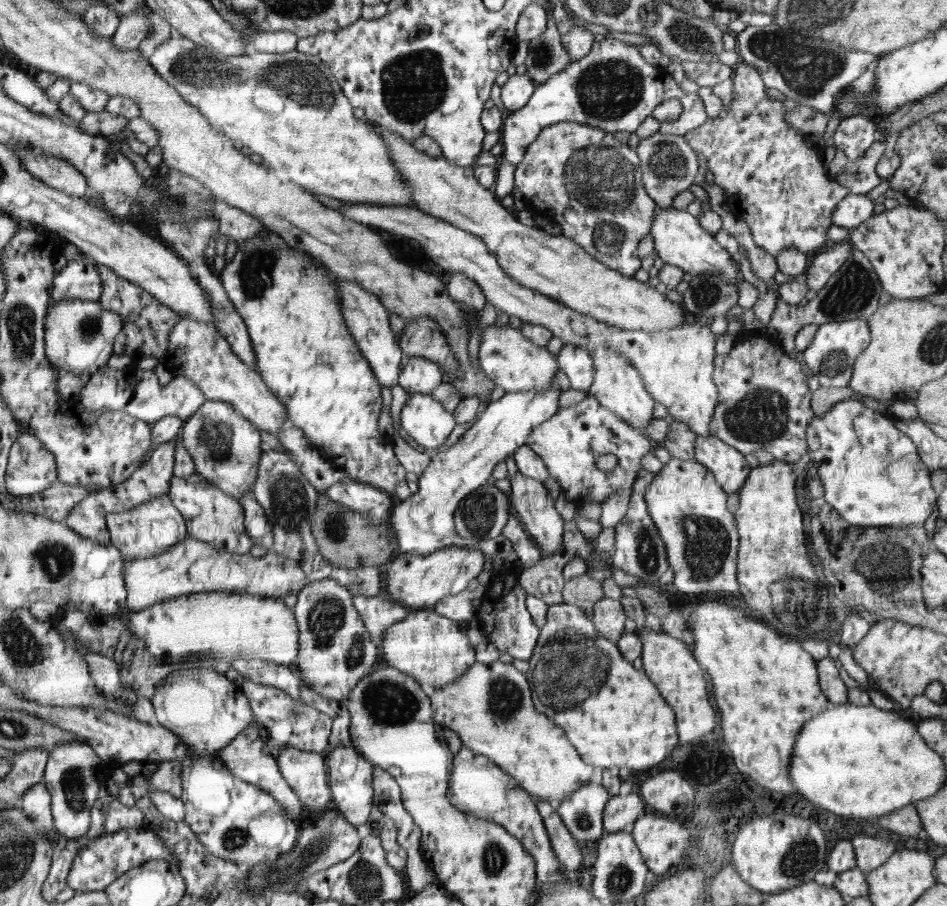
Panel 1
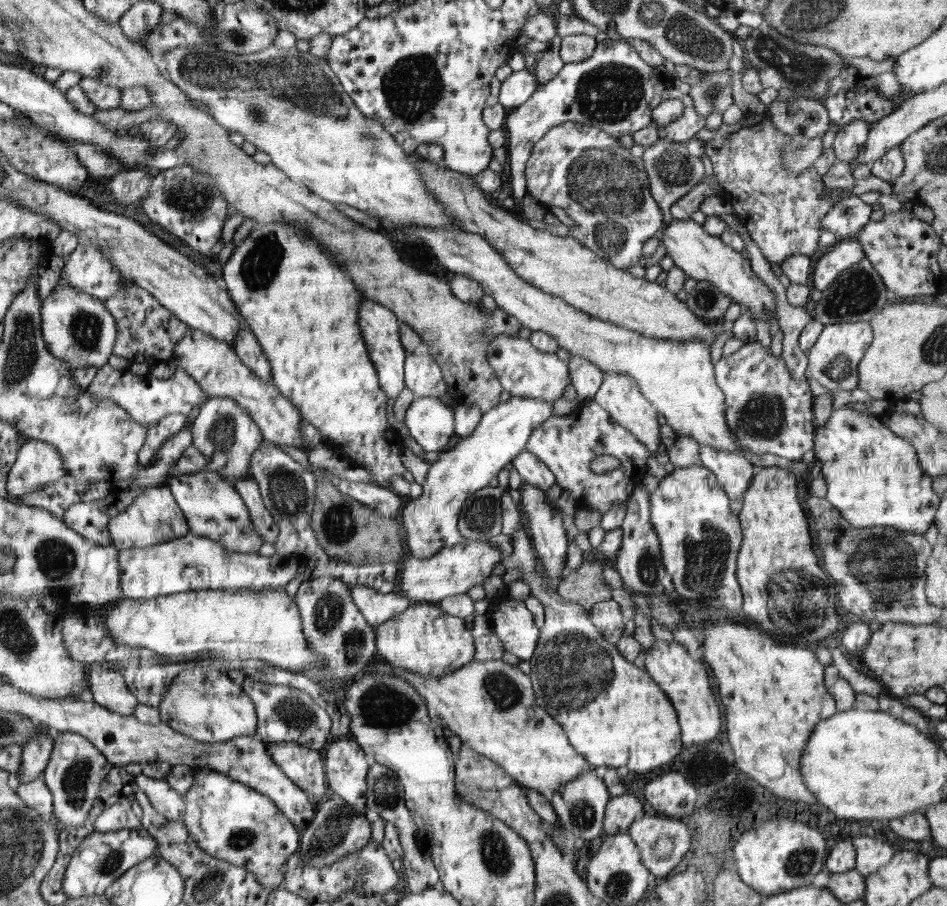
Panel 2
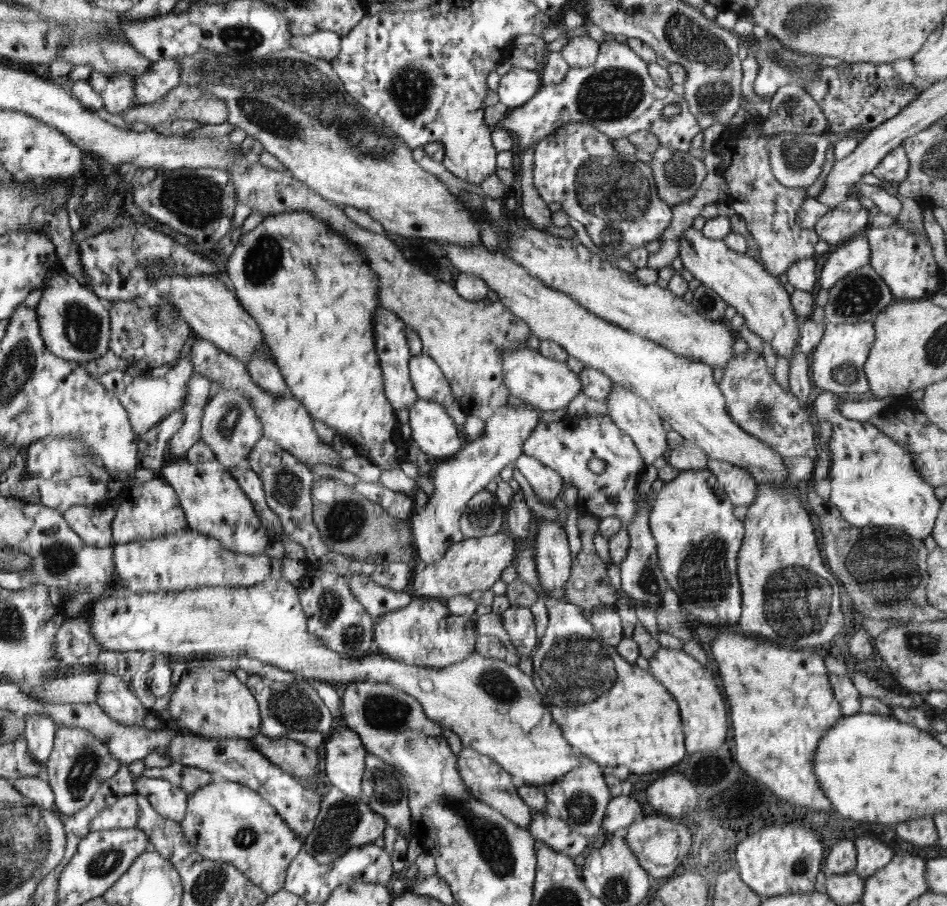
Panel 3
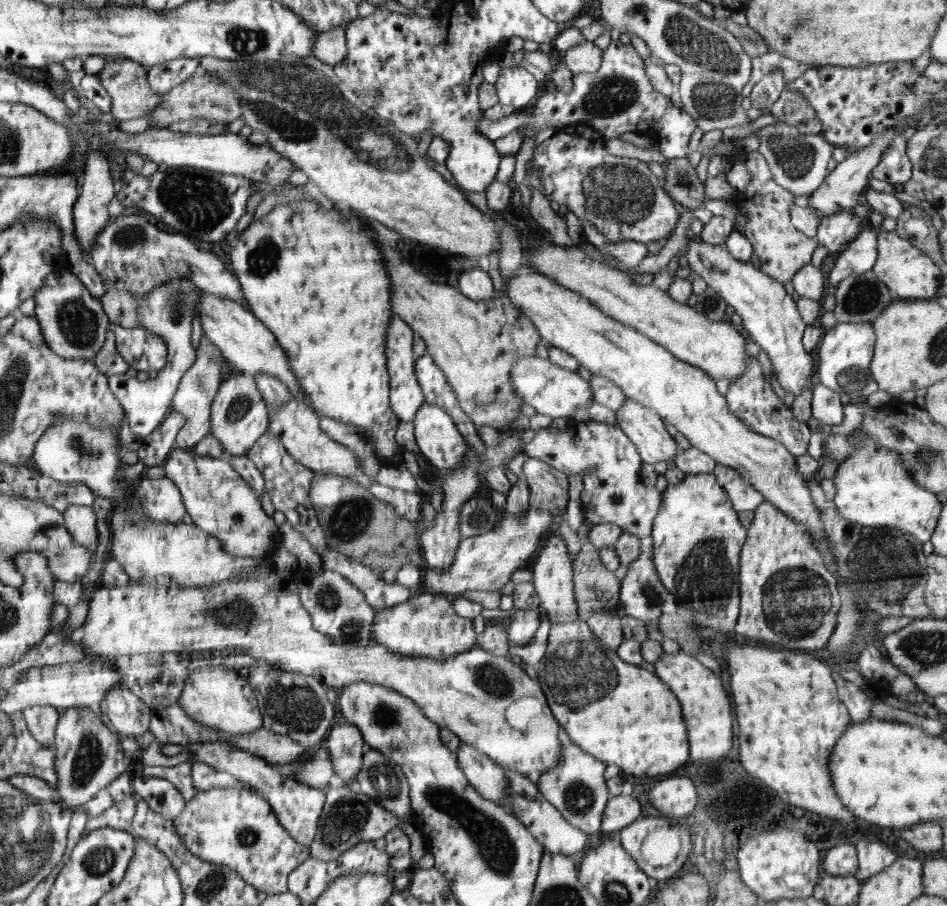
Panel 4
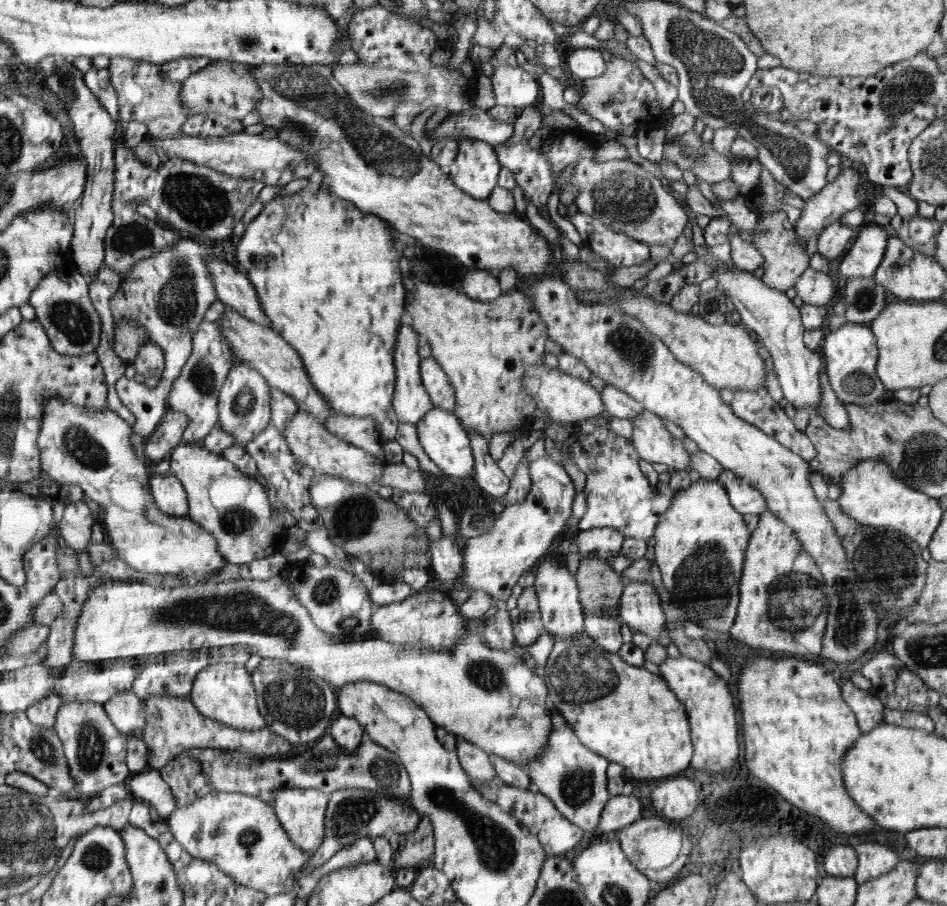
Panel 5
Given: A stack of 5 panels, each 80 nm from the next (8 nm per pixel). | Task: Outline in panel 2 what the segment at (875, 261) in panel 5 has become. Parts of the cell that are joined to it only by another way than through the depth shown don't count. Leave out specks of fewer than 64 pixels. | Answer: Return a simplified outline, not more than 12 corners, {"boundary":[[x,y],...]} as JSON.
{"boundary":[[854,237],[839,241],[816,262],[812,289],[834,279],[866,255]]}

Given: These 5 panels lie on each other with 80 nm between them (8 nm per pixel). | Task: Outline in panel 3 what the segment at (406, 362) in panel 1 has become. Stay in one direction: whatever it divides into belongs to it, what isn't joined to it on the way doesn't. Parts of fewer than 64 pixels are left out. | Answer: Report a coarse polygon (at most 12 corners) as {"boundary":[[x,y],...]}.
{"boundary":[[422,352],[409,366],[418,398],[446,403],[458,428],[466,411],[438,364]]}

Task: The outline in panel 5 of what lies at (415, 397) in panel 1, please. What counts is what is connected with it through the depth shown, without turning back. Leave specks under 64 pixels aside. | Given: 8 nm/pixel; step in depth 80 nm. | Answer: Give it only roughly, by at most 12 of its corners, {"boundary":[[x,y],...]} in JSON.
{"boundary":[[434,406],[420,444],[448,476],[471,478],[475,458],[460,418]]}

